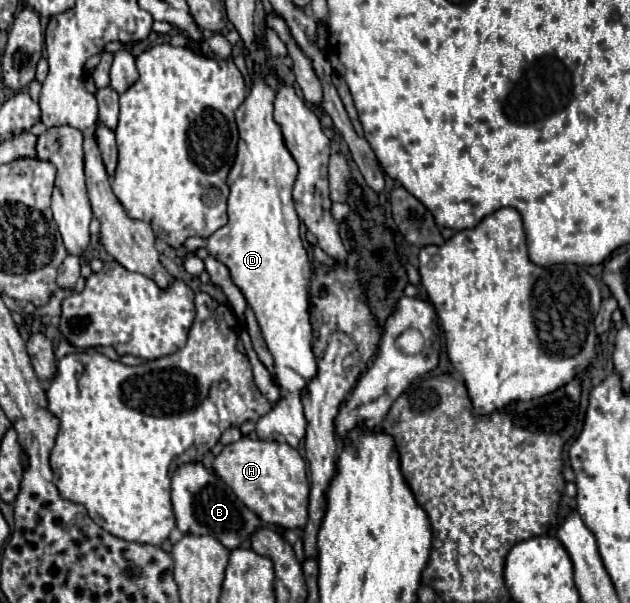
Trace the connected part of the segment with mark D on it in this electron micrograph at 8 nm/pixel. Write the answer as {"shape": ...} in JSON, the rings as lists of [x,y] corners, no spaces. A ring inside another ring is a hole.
{"shape":[[[258,76],[252,84],[252,92],[236,112],[240,142],[238,142],[238,156],[234,168],[230,170],[228,176],[228,186],[230,186],[228,224],[218,228],[206,240],[206,250],[212,258],[222,262],[230,270],[232,282],[240,288],[248,306],[252,308],[260,332],[264,336],[264,342],[268,346],[268,352],[272,354],[274,360],[274,382],[280,388],[280,400],[274,402],[270,412],[266,412],[256,422],[256,434],[260,440],[280,440],[290,444],[292,448],[298,448],[306,432],[306,420],[302,412],[302,392],[318,374],[316,356],[312,352],[314,332],[310,324],[310,302],[308,302],[312,264],[300,240],[300,220],[292,202],[292,186],[298,174],[298,166],[288,148],[284,146],[280,126],[272,118],[272,102],[274,102],[274,90],[264,82],[262,76]]]}

